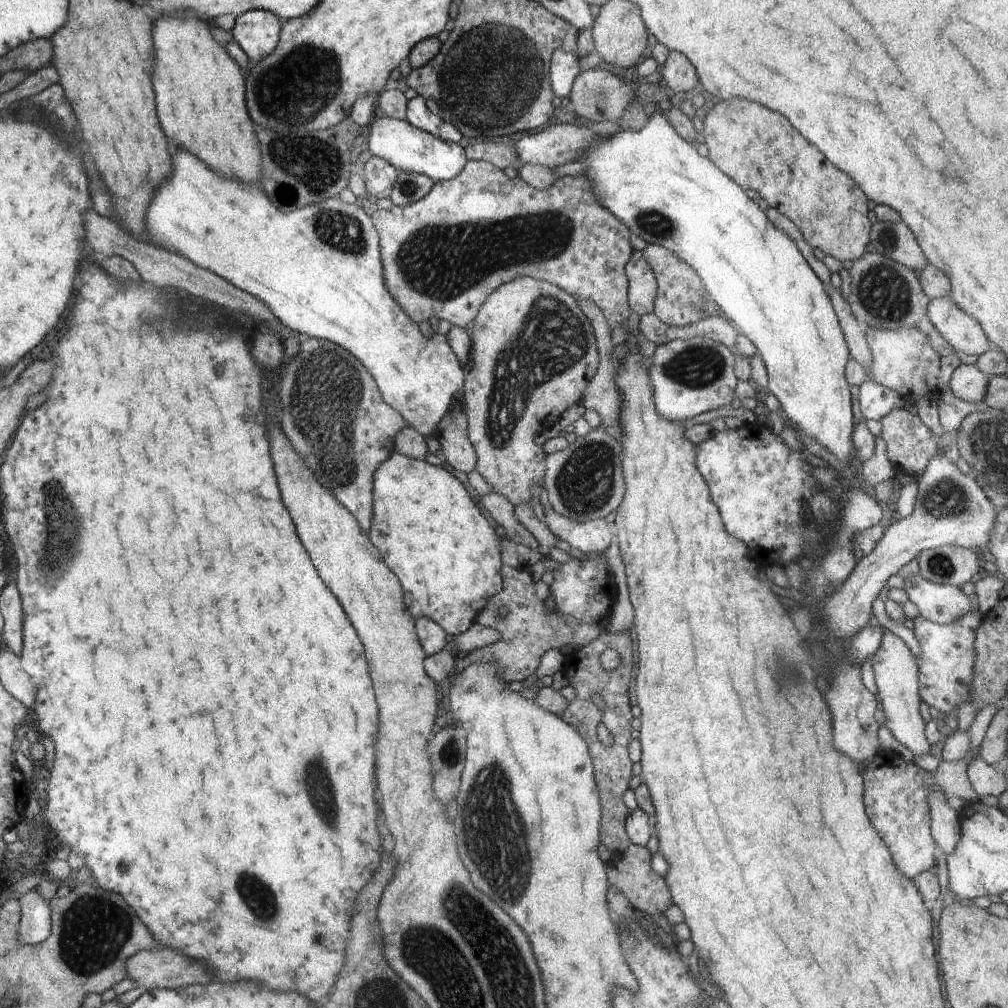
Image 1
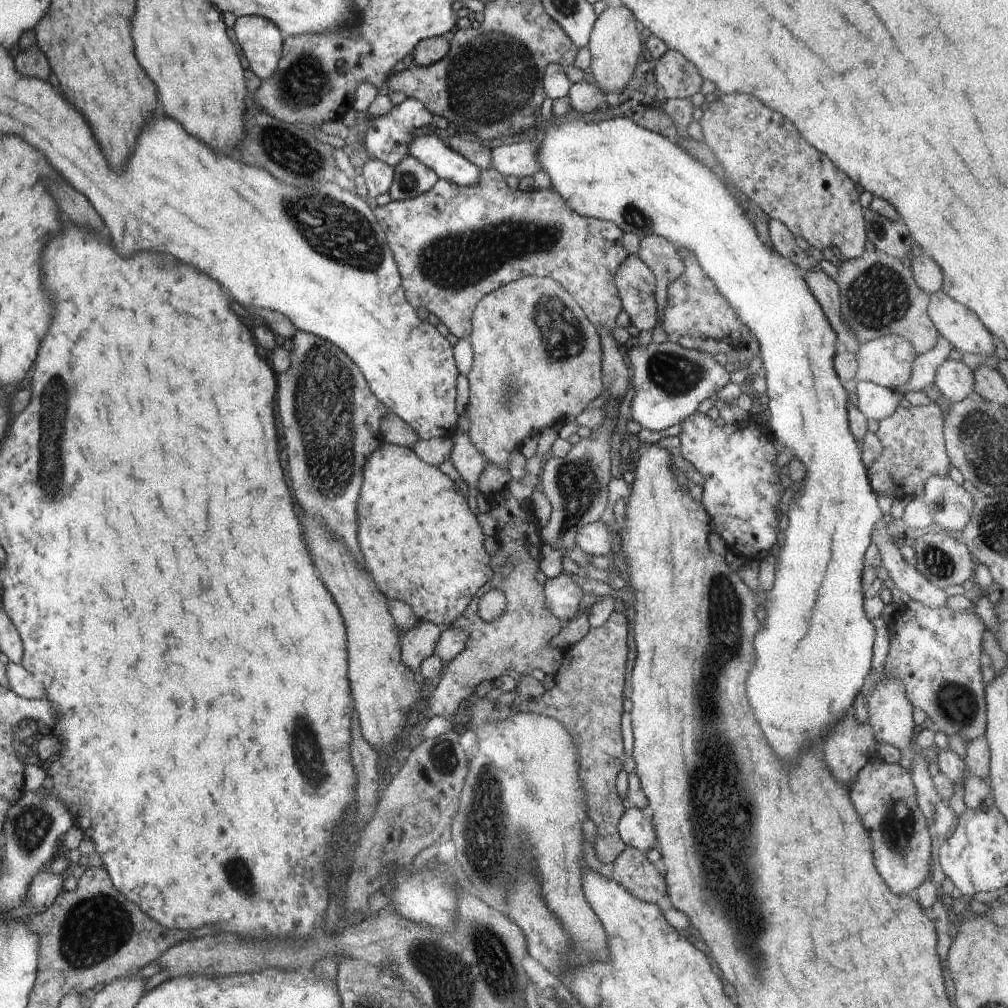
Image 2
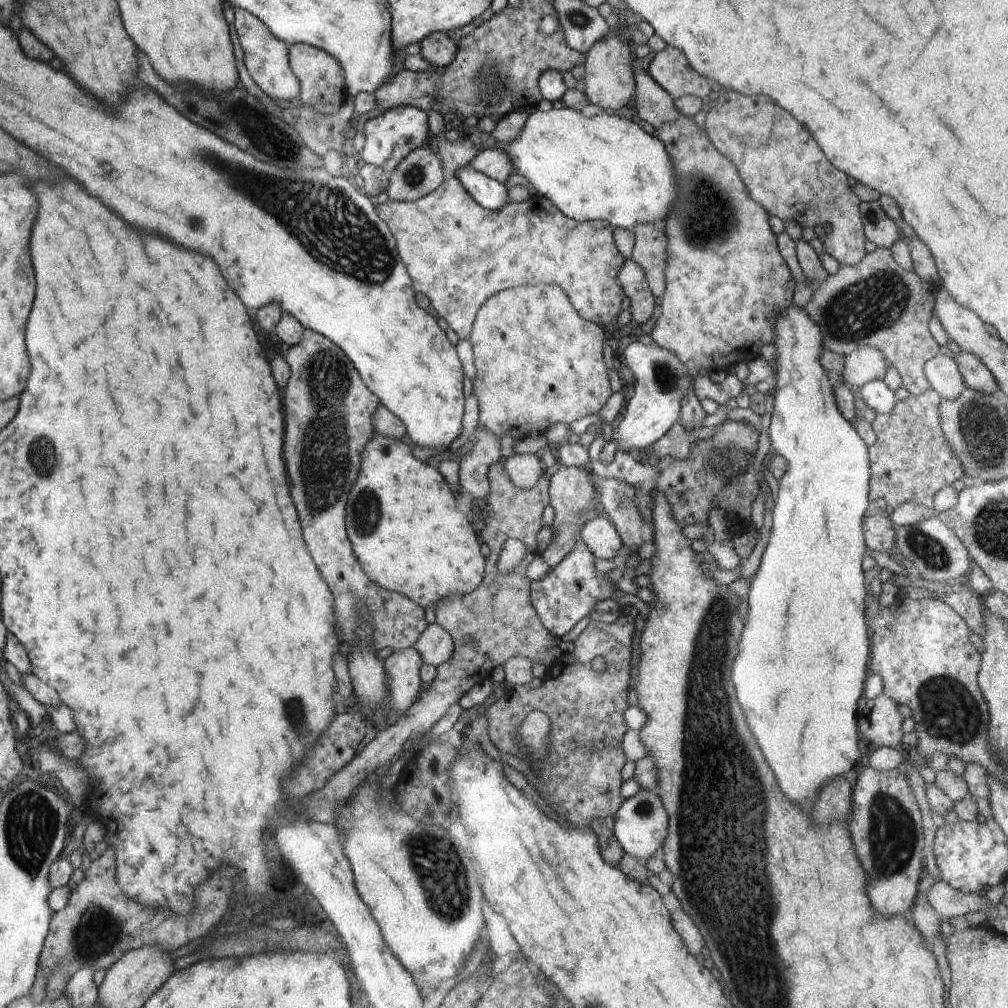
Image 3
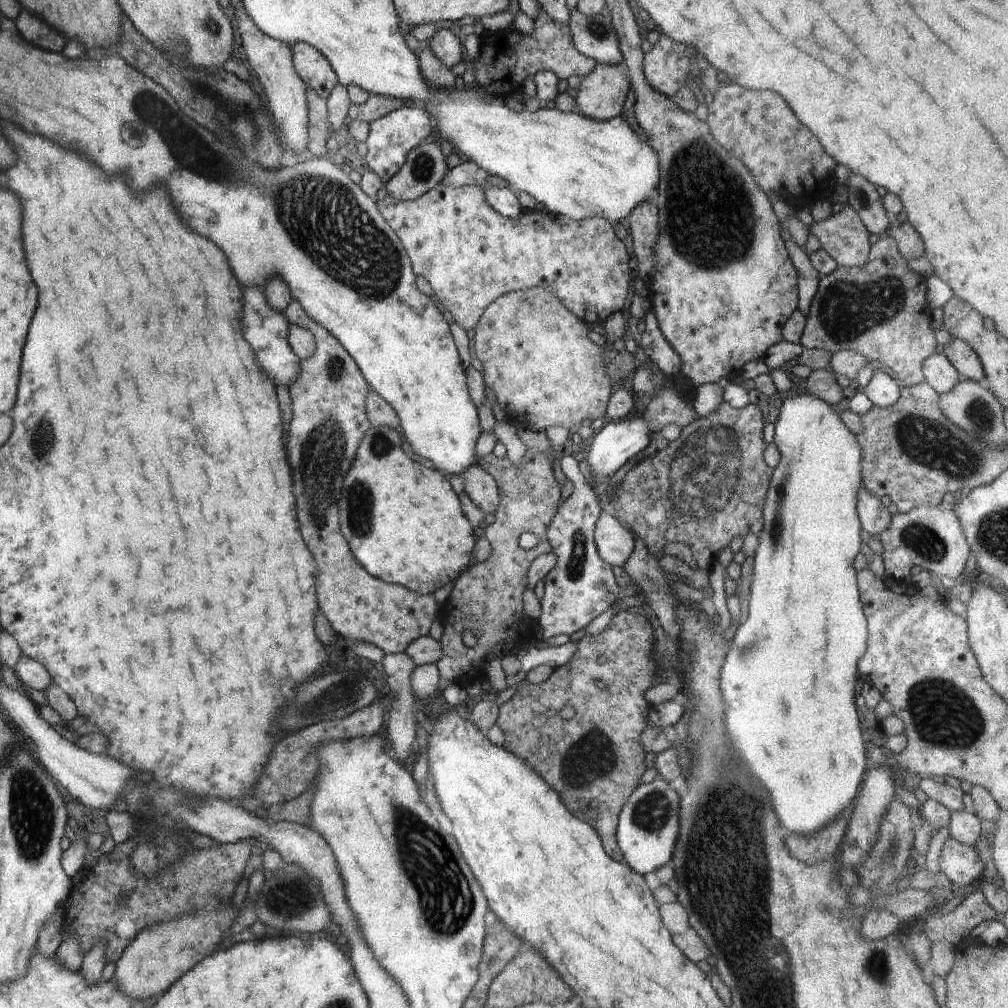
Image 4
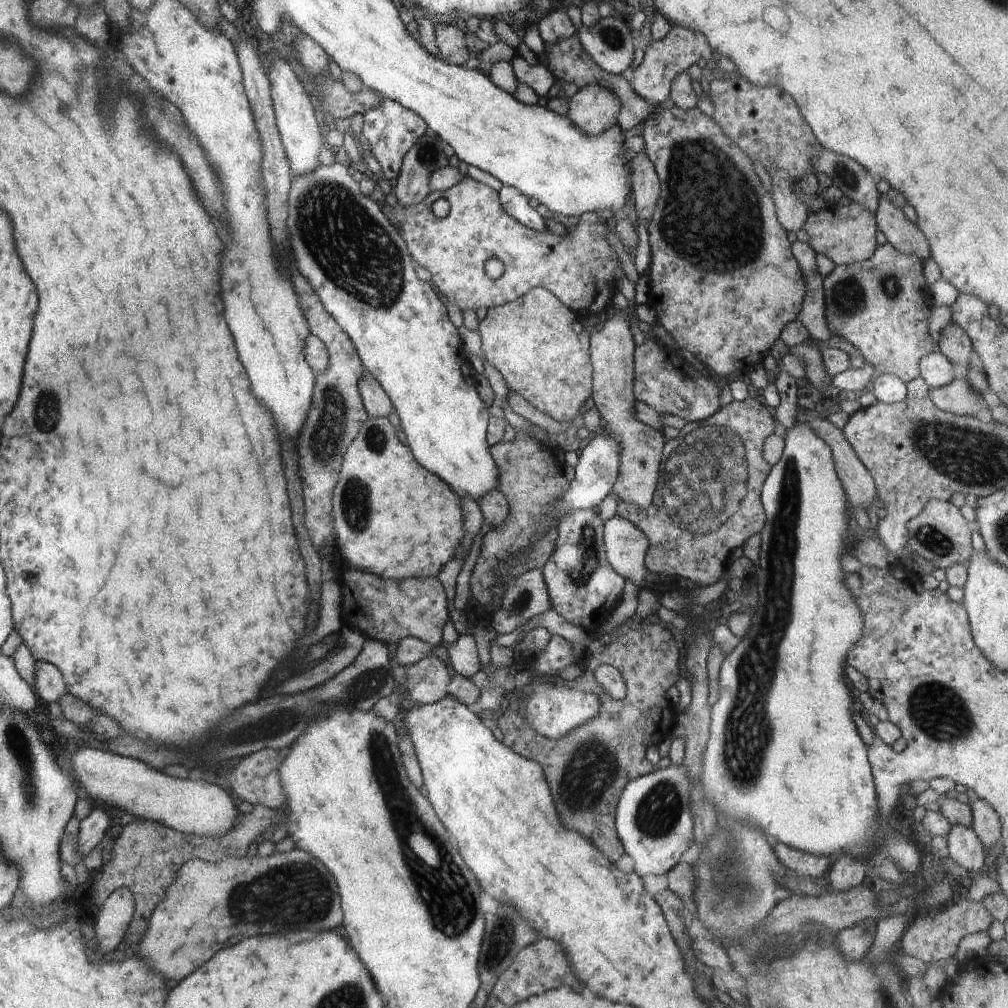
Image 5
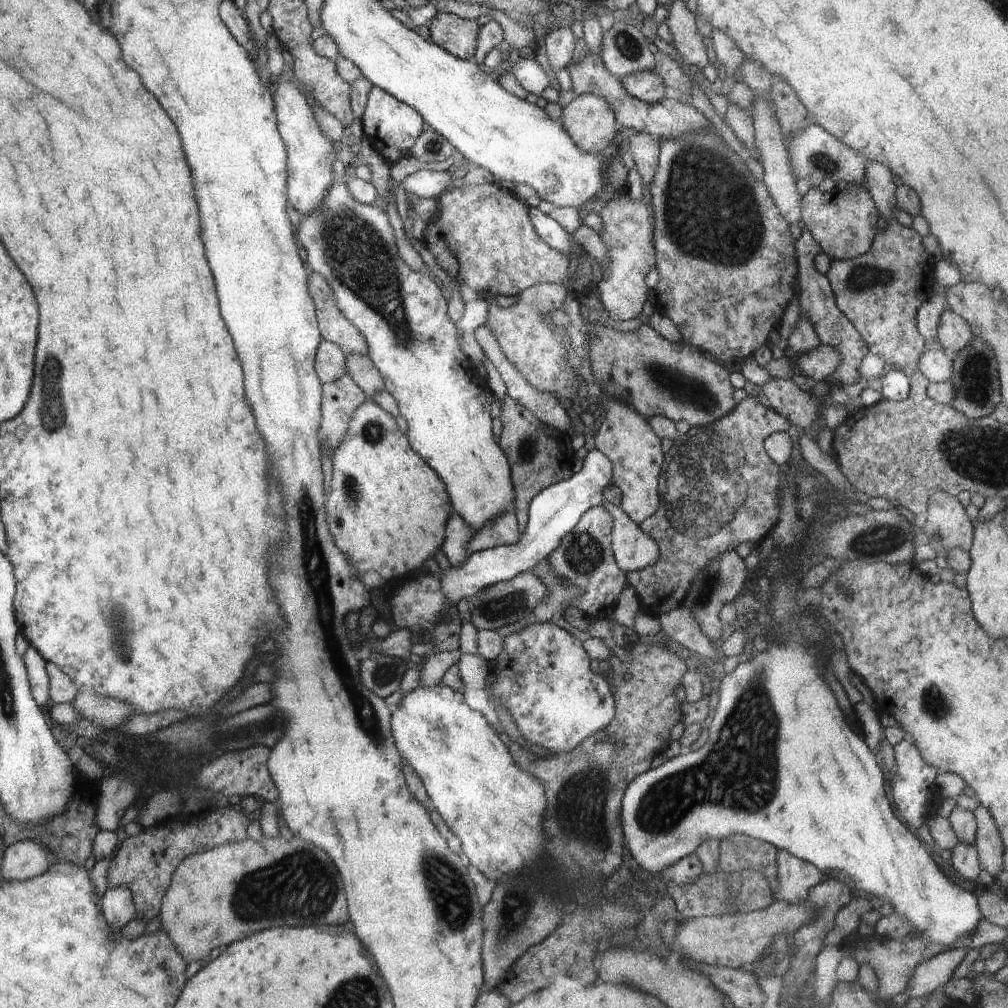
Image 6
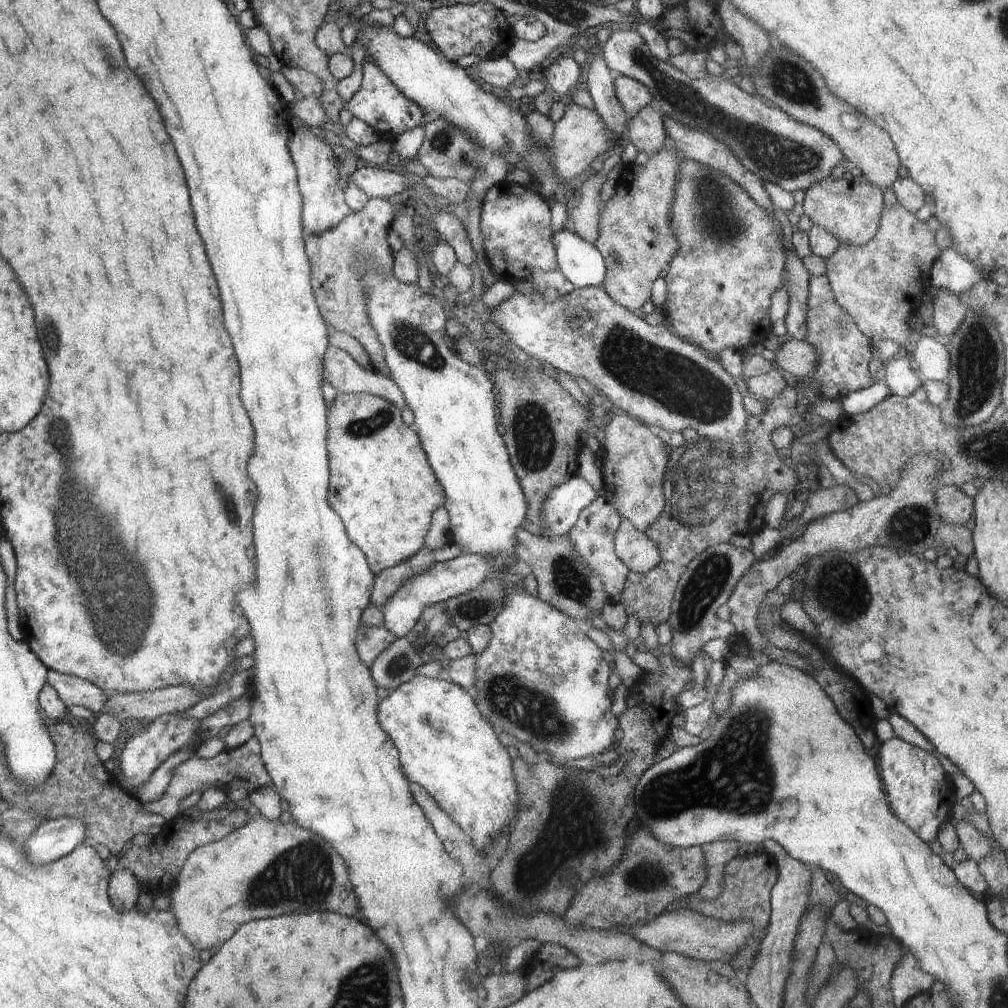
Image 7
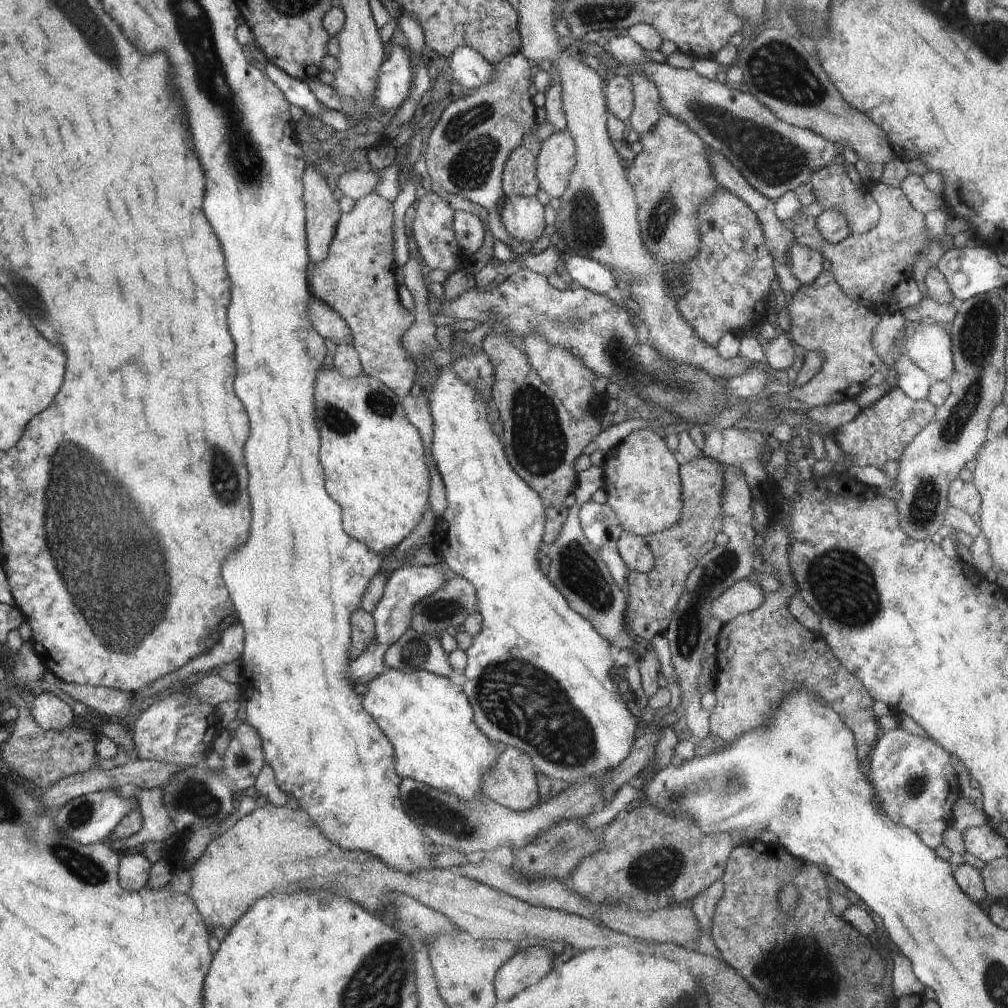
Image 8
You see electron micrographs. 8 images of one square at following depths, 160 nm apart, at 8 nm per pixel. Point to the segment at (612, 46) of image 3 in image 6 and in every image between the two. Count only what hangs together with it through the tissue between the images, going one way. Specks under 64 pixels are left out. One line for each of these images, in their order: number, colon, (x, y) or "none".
4: (602, 95)
5: (594, 109)
6: (591, 123)

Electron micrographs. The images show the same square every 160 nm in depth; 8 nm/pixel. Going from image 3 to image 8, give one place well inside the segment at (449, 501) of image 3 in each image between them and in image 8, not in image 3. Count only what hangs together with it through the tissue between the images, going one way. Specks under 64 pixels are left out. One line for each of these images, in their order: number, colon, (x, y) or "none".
4: (404, 524)
5: (408, 523)
6: (387, 512)
7: (381, 485)
8: (373, 457)

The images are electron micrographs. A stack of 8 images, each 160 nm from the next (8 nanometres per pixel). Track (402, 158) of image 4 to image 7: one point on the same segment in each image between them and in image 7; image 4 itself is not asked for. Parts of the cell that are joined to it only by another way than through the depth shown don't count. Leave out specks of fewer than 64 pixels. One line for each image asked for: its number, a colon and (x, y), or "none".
5: (390, 130)
6: (391, 126)
7: (378, 103)

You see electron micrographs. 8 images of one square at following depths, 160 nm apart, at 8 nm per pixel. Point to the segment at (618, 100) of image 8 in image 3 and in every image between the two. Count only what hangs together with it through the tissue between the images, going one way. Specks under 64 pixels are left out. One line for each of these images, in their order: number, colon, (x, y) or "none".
3: (670, 68)
4: (666, 66)
5: (665, 59)
6: (647, 86)
7: (632, 96)

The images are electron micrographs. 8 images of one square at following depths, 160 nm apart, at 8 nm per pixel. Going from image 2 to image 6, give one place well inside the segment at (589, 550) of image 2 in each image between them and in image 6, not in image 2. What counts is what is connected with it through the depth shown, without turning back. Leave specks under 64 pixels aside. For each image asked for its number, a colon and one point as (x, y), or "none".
3: (599, 534)
4: (615, 542)
5: (625, 544)
6: (633, 549)

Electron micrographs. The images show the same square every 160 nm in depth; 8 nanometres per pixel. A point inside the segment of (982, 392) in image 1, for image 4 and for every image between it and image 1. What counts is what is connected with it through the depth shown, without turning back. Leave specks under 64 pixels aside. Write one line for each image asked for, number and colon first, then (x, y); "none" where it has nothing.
2: (954, 379)
3: (941, 371)
4: (940, 375)

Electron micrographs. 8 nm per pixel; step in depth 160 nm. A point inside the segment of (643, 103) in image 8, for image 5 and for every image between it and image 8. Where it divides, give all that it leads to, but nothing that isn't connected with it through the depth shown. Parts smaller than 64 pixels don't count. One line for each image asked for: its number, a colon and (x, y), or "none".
5: (644, 181)
6: (644, 148)
7: (646, 129)

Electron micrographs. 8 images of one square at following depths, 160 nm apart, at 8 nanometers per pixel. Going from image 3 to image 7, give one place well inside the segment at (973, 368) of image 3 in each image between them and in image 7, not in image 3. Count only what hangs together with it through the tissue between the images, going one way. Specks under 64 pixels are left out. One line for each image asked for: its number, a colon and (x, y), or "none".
4: (958, 353)
5: (954, 344)
6: (954, 334)
7: (948, 312)

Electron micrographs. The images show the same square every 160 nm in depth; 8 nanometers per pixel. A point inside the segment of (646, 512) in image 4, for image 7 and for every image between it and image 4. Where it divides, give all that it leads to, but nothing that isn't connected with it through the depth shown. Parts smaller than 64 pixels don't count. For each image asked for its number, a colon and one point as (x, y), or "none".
5: (708, 502)
6: (718, 488)
7: (710, 498)

